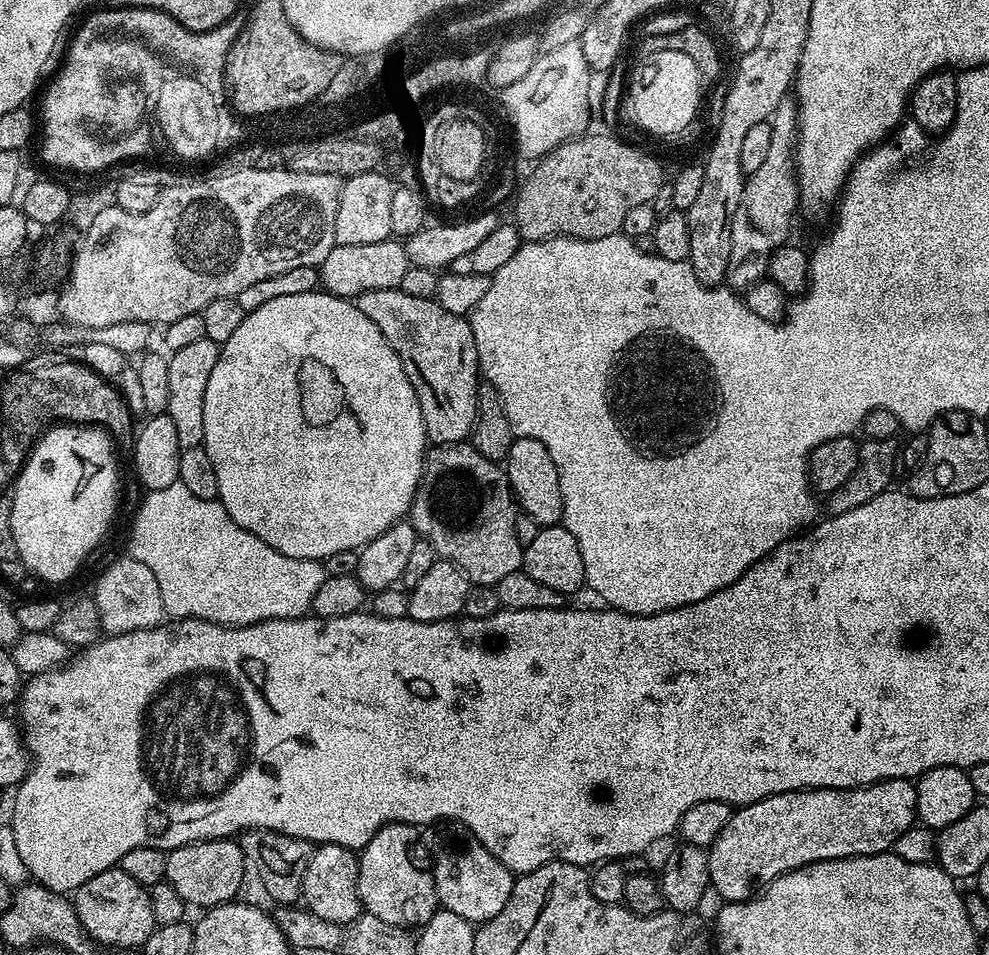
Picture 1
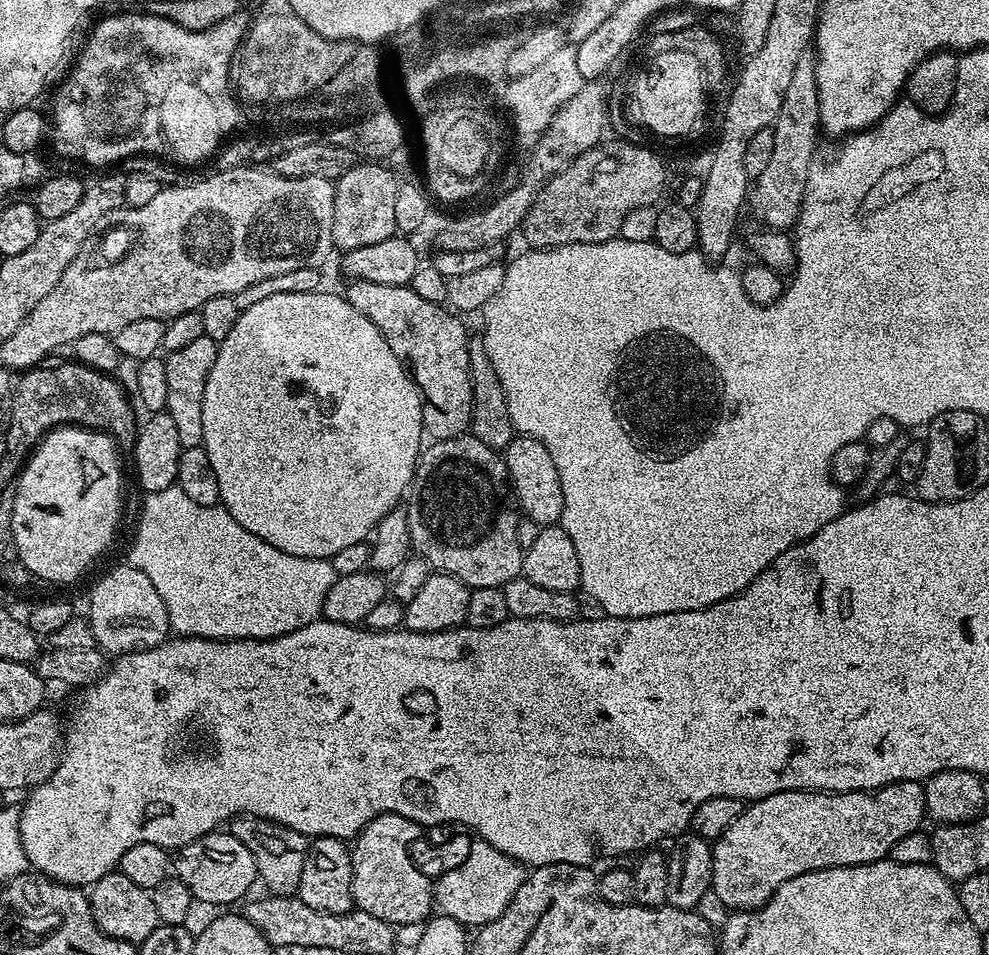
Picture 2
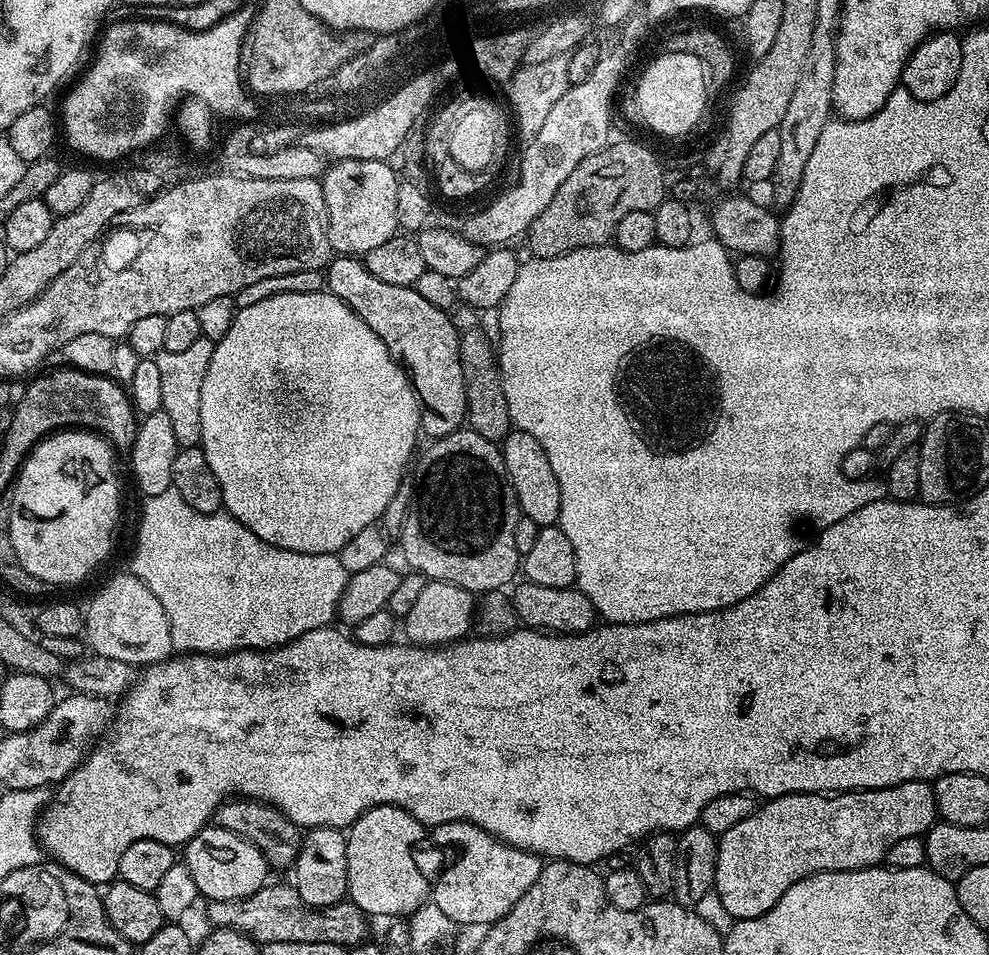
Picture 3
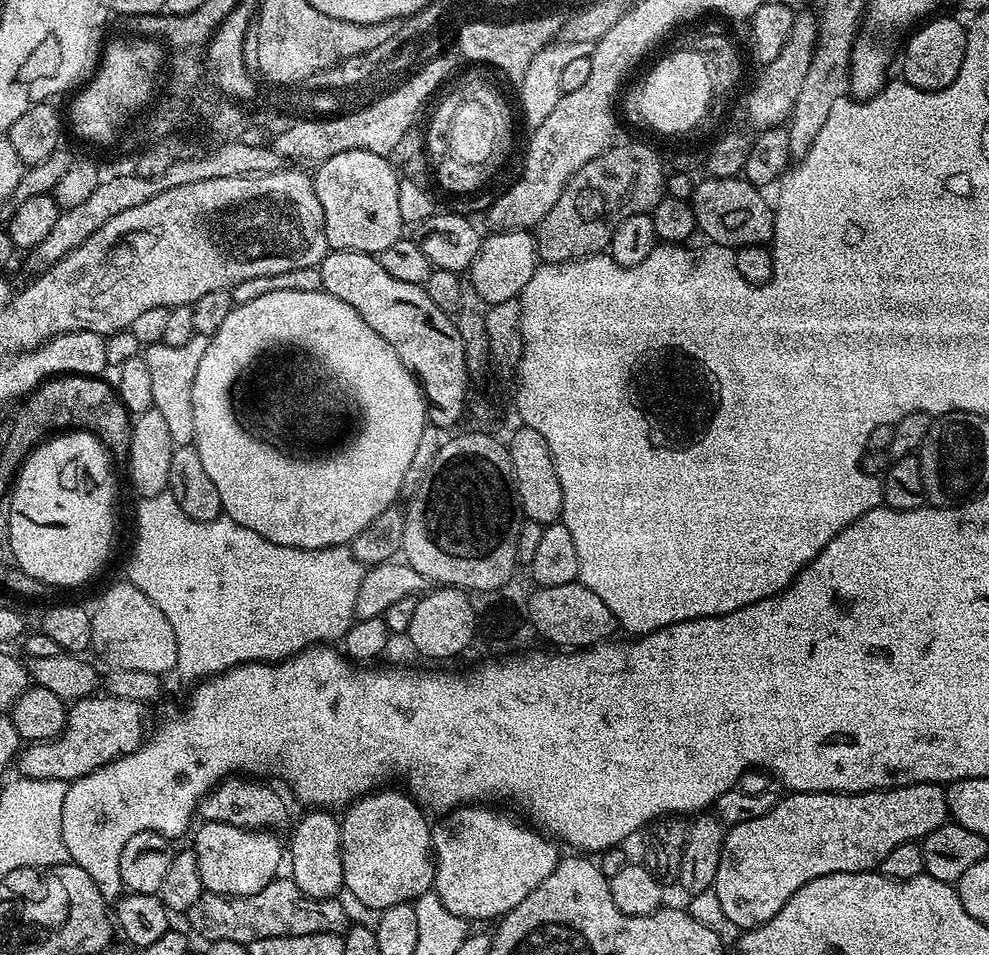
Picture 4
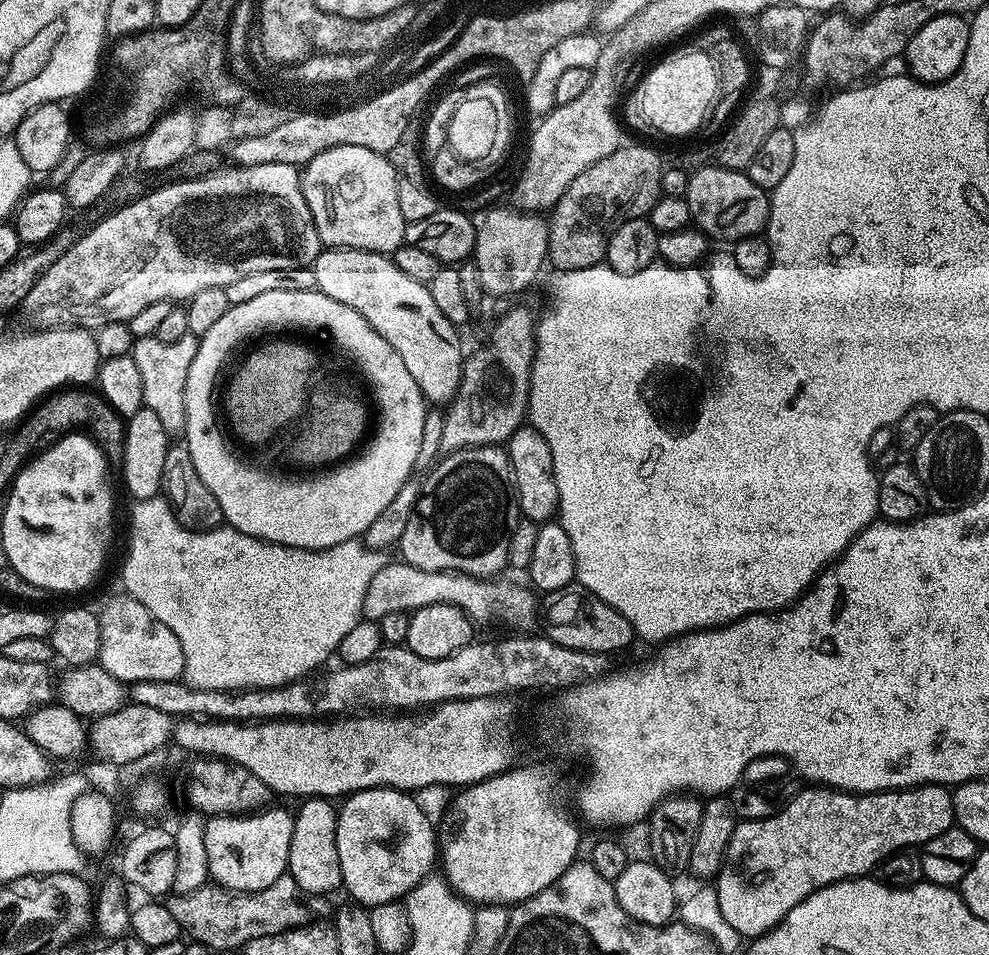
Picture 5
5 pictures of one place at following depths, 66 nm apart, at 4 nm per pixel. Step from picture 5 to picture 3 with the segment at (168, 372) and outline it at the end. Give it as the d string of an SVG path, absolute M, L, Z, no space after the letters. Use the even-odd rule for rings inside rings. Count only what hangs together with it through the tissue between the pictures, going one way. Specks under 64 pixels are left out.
M200 335L198 342L187 350L175 354L166 351L154 356L162 377L162 410L170 417L174 438L180 448L195 448L202 438L202 378L210 370L210 358L214 358L215 343Z

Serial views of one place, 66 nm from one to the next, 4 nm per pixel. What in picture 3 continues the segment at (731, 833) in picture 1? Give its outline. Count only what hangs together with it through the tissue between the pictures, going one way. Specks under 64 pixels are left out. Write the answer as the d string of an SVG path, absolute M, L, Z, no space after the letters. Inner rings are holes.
M911 780L889 788L865 788L855 792L821 794L791 792L789 796L765 799L750 818L738 822L718 838L718 866L714 890L733 921L758 918L770 910L794 882L816 872L849 872L874 868L894 842L911 836L923 837L937 823L936 789L927 780Z

